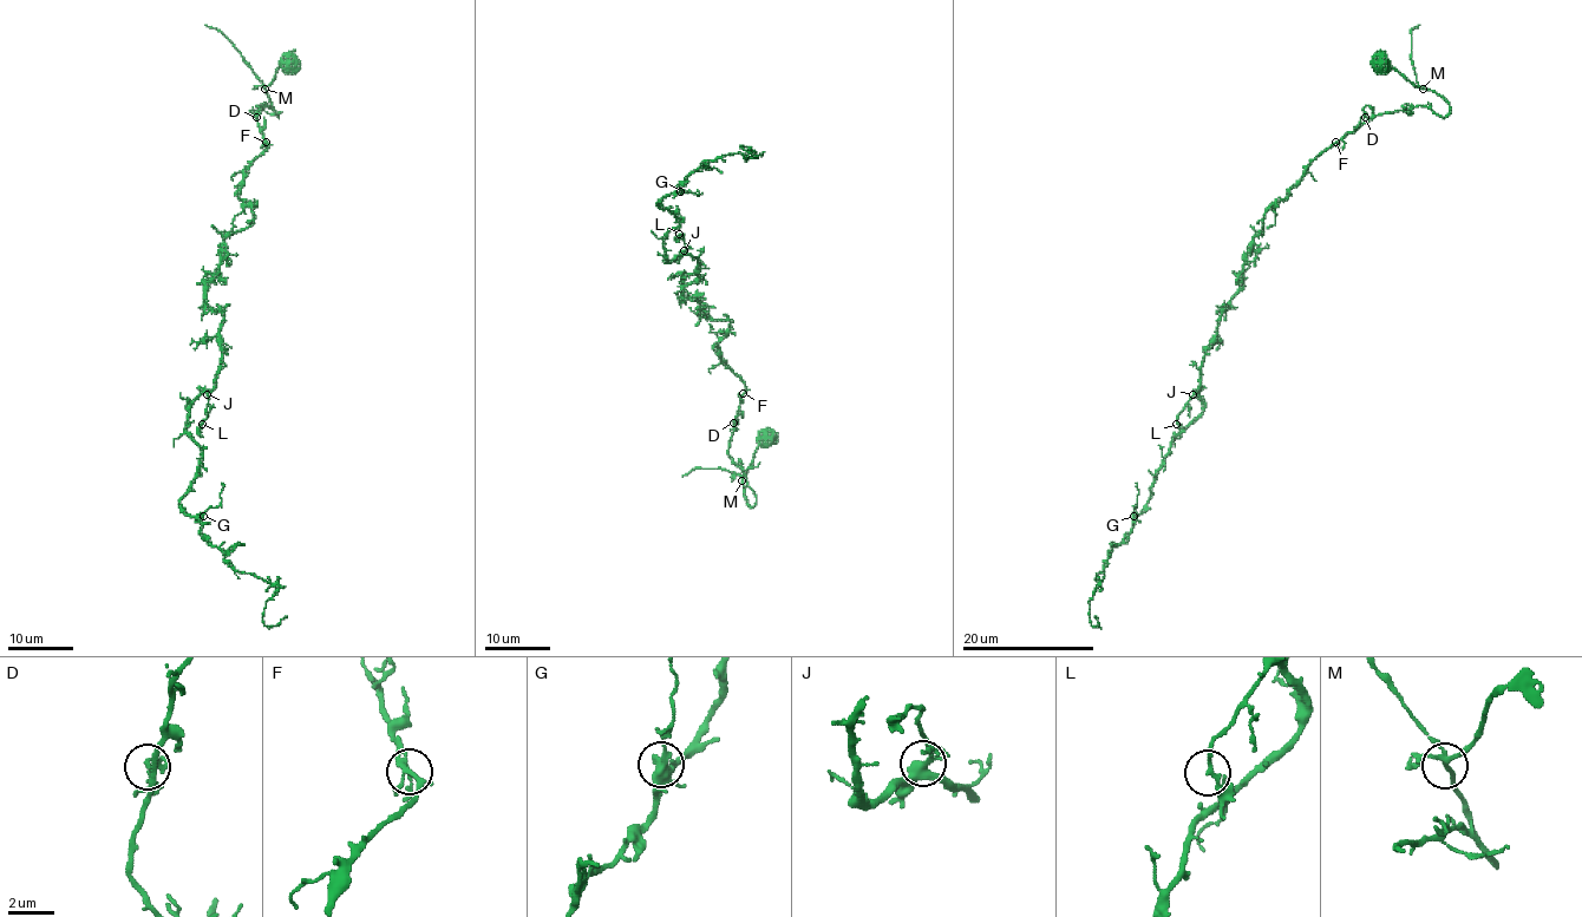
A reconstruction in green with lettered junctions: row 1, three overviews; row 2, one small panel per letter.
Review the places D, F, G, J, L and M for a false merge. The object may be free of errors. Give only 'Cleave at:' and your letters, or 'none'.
Cleave at: none

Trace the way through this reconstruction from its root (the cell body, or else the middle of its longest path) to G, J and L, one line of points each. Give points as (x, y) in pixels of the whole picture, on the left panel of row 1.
G: (288, 60), (279, 117), (250, 112), (253, 222), (207, 290), (221, 361), (181, 500), (203, 516)
J: (288, 60), (279, 117), (250, 112), (253, 222), (207, 290), (207, 394)
L: (288, 60), (279, 117), (250, 112), (253, 222), (207, 290), (202, 424)

